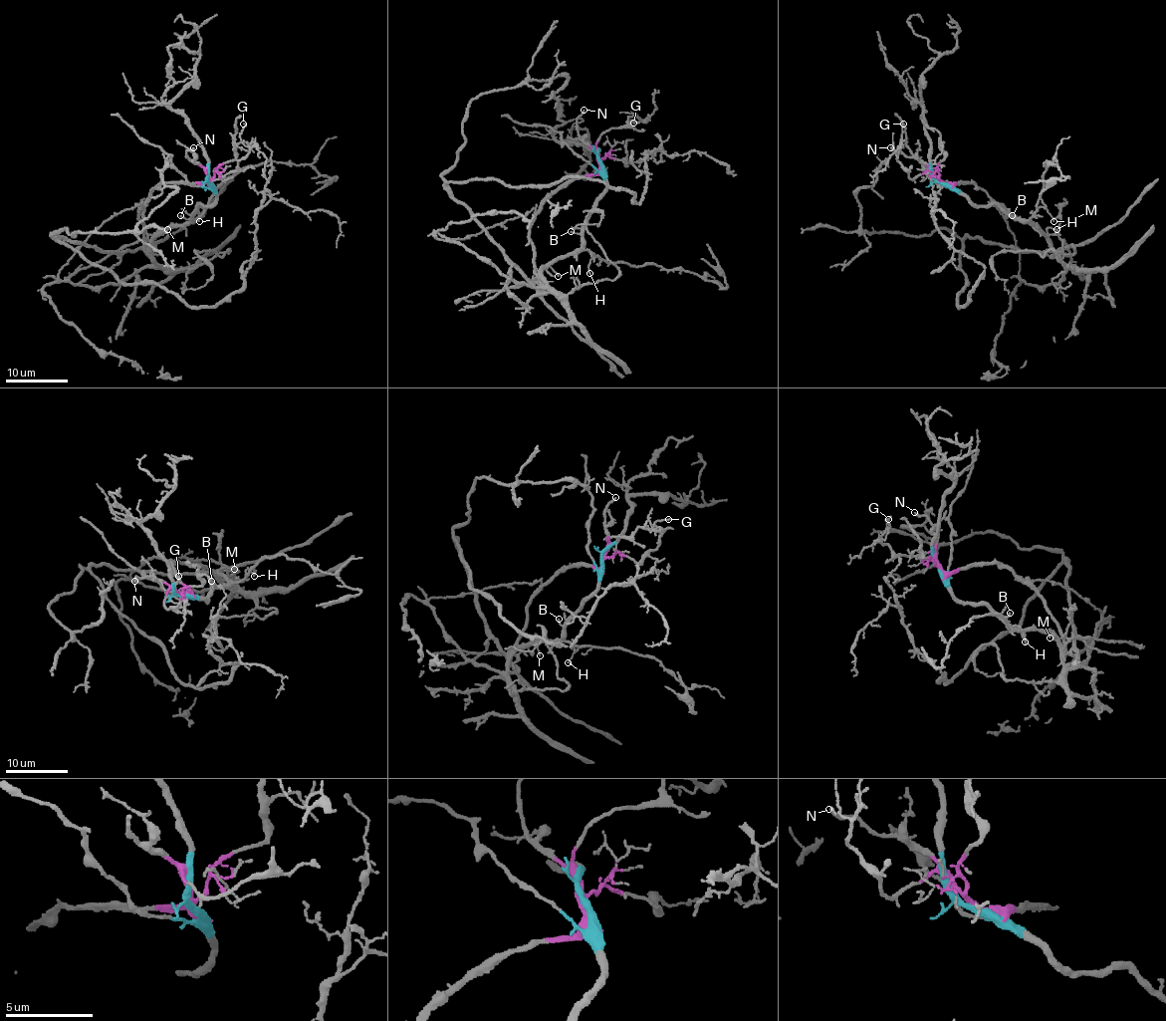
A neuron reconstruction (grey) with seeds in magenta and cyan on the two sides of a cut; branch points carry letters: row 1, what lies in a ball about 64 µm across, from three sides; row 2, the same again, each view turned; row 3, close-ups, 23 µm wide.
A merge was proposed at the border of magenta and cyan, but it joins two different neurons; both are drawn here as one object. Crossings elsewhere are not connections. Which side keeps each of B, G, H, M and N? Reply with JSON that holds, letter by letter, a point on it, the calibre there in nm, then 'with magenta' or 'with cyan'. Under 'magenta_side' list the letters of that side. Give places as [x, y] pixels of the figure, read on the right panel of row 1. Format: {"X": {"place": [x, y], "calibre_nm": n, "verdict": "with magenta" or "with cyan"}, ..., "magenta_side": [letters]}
{"B": {"place": [1012, 215], "calibre_nm": 100, "verdict": "with cyan"}, "G": {"place": [903, 124], "calibre_nm": 110, "verdict": "with magenta"}, "H": {"place": [1053, 221], "calibre_nm": 120, "verdict": "with cyan"}, "M": {"place": [1056, 229], "calibre_nm": 100, "verdict": "with cyan"}, "N": {"place": [890, 147], "calibre_nm": 190, "verdict": "with magenta"}, "magenta_side": ["G", "N"]}

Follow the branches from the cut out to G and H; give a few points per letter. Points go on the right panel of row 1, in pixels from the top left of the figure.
G: (941, 180), (924, 171), (913, 179), (897, 160), (904, 123)
H: (941, 180), (958, 188), (977, 205), (999, 204), (1016, 218), (1029, 220), (1040, 207), (1046, 209), (1053, 221)

